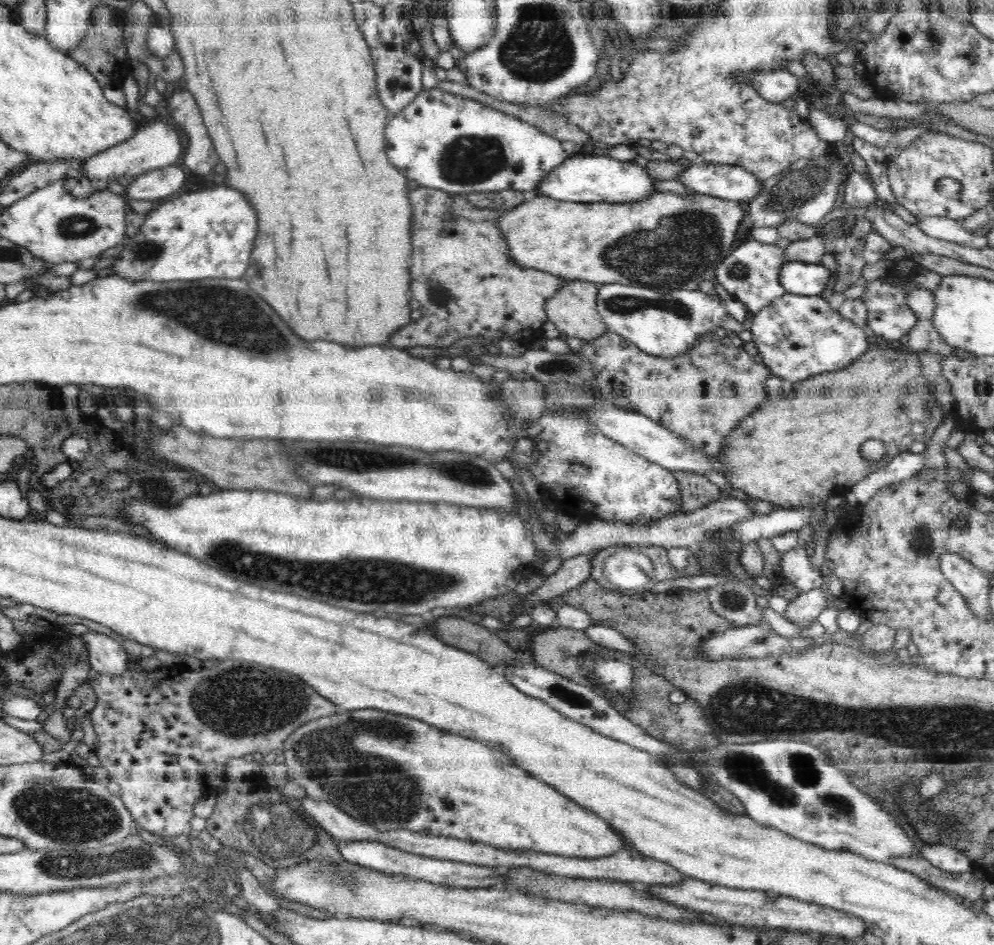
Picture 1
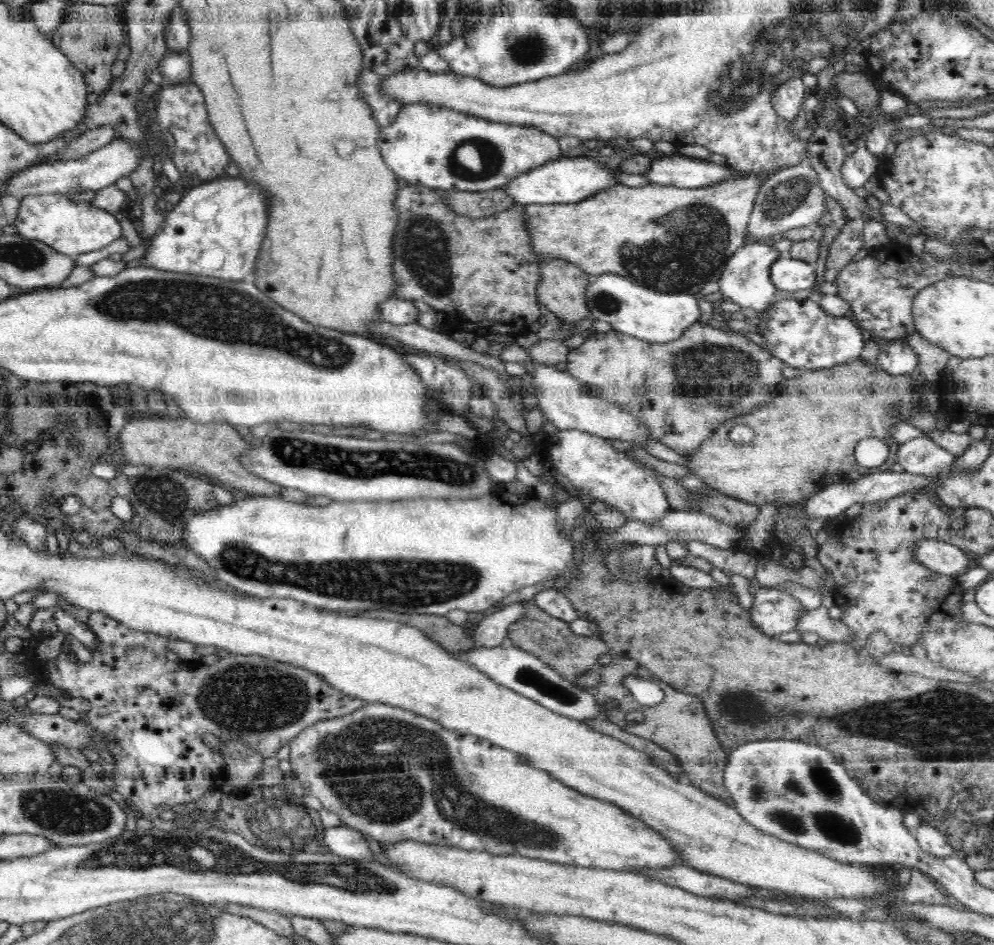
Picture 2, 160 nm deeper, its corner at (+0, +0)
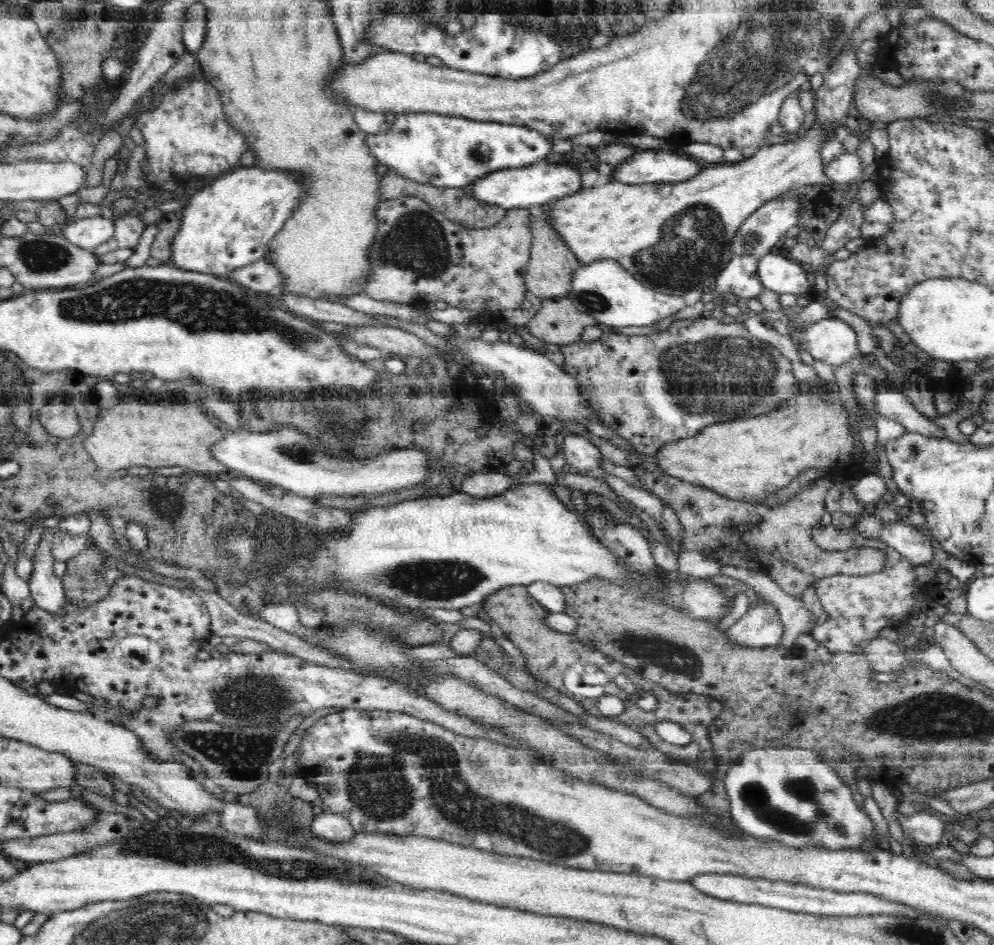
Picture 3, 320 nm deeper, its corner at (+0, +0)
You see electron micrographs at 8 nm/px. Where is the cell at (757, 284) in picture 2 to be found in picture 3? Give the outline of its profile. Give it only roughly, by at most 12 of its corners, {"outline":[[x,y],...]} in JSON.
{"outline":[[732,255],[715,278],[716,293],[731,292],[743,300],[764,290],[760,259]]}

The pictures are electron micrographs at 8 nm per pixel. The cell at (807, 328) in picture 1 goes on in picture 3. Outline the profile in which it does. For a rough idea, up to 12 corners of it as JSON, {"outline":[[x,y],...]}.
{"outline":[[836,316],[792,338],[814,359],[842,366],[859,354],[854,328]]}

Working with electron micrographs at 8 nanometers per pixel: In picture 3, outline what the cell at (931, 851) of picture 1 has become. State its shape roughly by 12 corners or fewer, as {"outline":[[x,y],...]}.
{"outline":[[929,812],[898,816],[907,838],[928,847],[945,842],[945,818]]}

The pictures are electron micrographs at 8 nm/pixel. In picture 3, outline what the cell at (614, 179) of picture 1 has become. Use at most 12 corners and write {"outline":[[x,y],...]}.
{"outline":[[534,163],[468,185],[480,203],[535,209],[578,194],[581,173]]}

